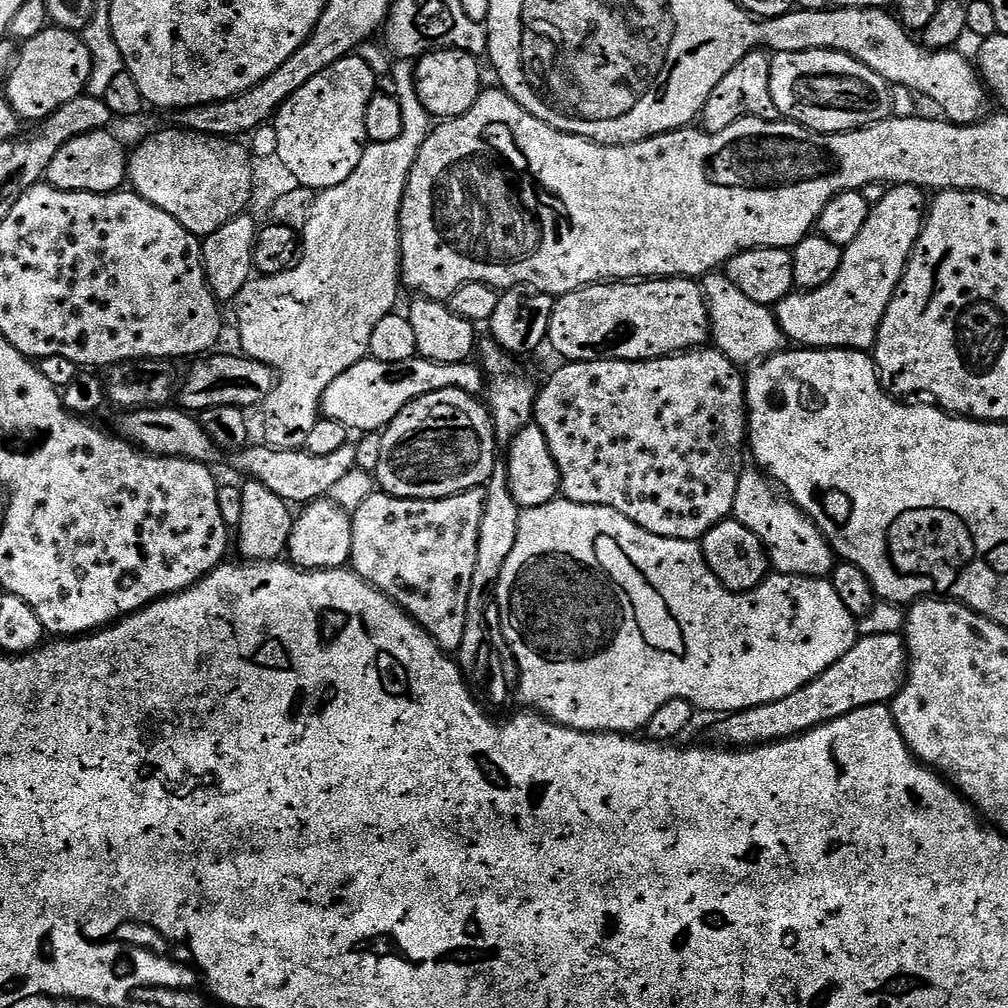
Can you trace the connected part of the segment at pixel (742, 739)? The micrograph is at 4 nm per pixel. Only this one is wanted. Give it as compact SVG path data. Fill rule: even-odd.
M876 632L873 636L861 635L857 639L856 645L834 666L830 666L818 678L814 678L802 690L794 690L794 694L786 694L786 698L766 702L762 706L747 708L741 712L734 712L725 715L712 728L712 736L717 745L729 750L743 750L746 748L759 748L761 744L774 744L777 740L788 740L791 736L800 736L812 728L818 727L831 720L837 720L843 716L848 716L851 712L867 710L875 704L888 704L895 700L900 693L900 688L904 684L904 678L908 670L908 650L904 647L903 635L892 632Z

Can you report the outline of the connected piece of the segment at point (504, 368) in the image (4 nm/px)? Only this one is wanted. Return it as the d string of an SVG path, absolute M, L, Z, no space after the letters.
M491 338L481 339L478 344L479 367L486 377L486 407L492 422L492 433L496 436L496 443L500 446L507 446L526 425L533 423L534 409L536 407L536 394L538 391L538 380L528 373L528 368L524 364L519 364L517 357L511 352L505 352L503 348L497 346L495 340Z

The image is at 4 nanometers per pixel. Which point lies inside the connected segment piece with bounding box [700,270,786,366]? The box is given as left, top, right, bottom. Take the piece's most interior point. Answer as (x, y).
(746, 332)

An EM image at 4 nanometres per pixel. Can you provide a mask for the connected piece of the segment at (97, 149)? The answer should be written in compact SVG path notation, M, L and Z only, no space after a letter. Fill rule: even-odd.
M108 130L87 132L62 145L58 150L58 154L54 154L54 158L48 167L46 173L47 183L51 184L53 188L66 190L67 192L94 192L99 194L117 191L125 183L130 152L127 147L124 149L124 144L118 137L111 136L110 133L111 131Z

